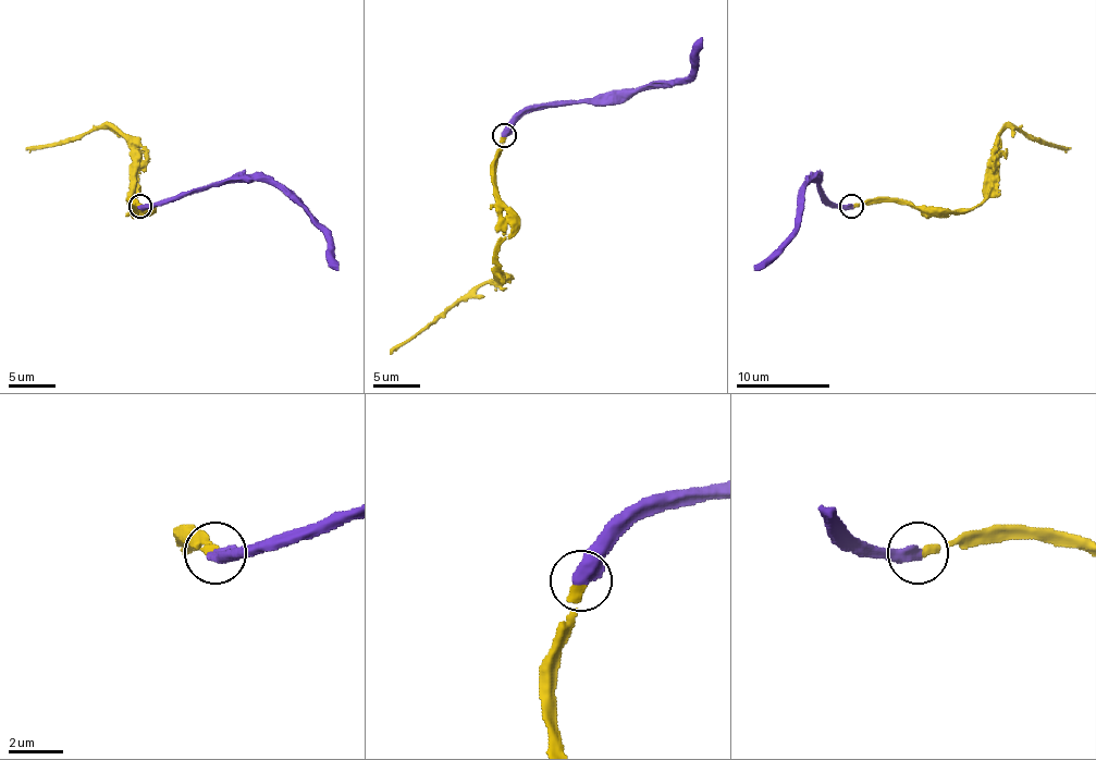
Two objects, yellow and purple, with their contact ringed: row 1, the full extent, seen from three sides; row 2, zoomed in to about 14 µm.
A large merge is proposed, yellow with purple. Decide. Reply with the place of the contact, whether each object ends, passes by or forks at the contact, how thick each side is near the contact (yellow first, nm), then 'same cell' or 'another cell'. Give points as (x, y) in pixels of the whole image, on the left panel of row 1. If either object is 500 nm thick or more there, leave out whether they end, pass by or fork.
(140, 206) | 360/500 nm | same cell

